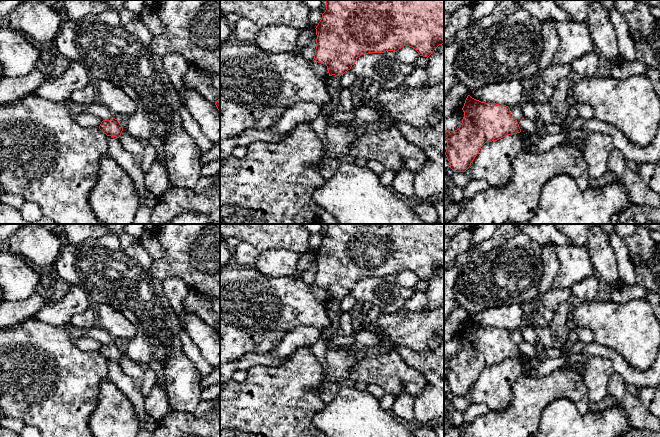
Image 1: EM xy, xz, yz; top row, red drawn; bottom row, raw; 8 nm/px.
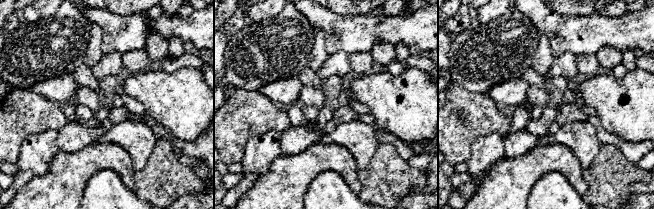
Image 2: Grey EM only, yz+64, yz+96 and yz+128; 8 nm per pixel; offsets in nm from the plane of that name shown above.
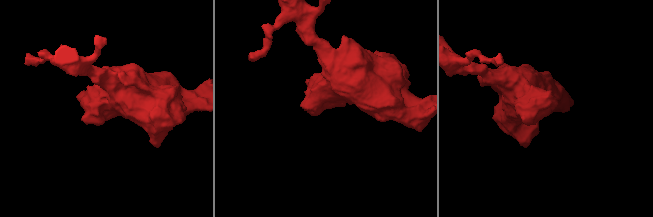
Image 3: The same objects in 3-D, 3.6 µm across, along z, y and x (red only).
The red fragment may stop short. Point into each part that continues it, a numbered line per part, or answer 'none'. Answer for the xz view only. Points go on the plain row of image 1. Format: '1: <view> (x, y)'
none

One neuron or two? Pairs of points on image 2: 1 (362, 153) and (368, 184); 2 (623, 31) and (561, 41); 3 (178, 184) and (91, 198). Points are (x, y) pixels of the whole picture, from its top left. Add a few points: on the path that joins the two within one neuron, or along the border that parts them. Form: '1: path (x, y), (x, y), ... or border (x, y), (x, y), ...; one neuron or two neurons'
1: border (377, 147), (369, 164), (359, 171); two neurons
2: path (608, 31), (576, 34); one neuron
3: border (118, 174), (121, 180), (140, 198); two neurons

